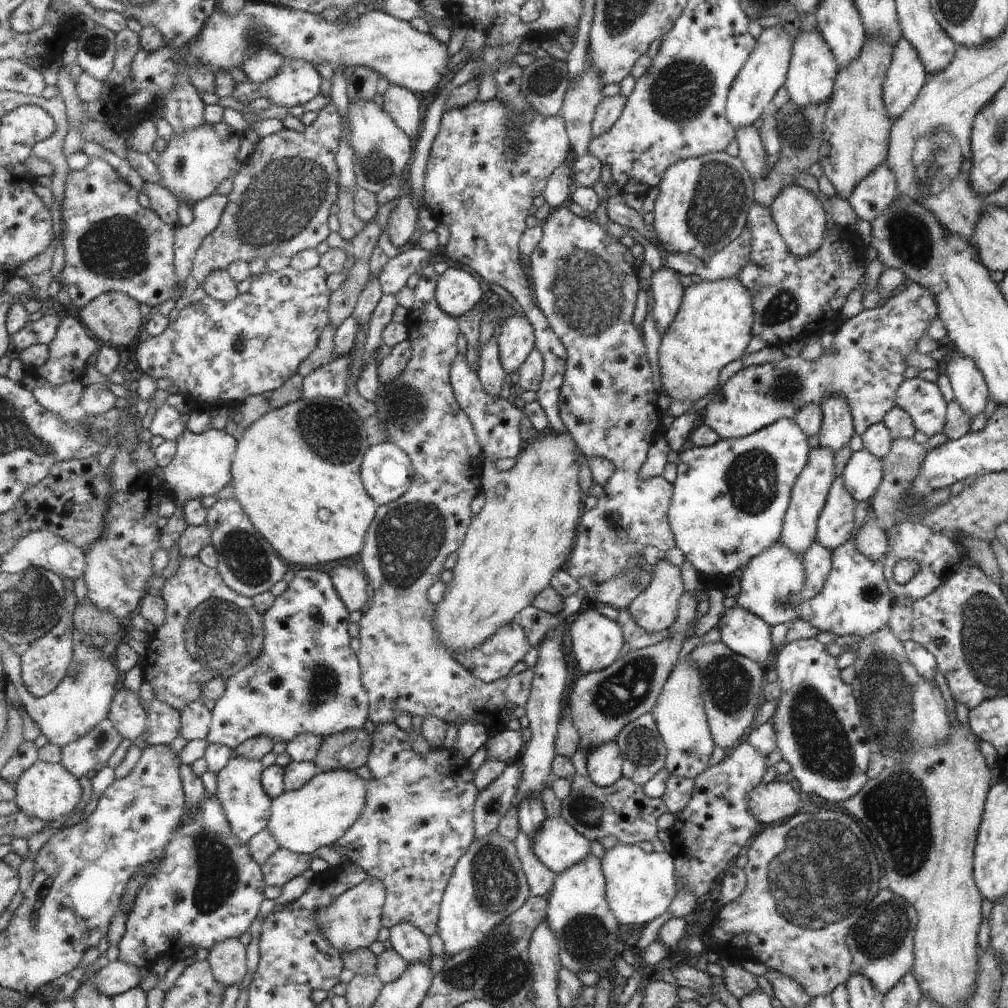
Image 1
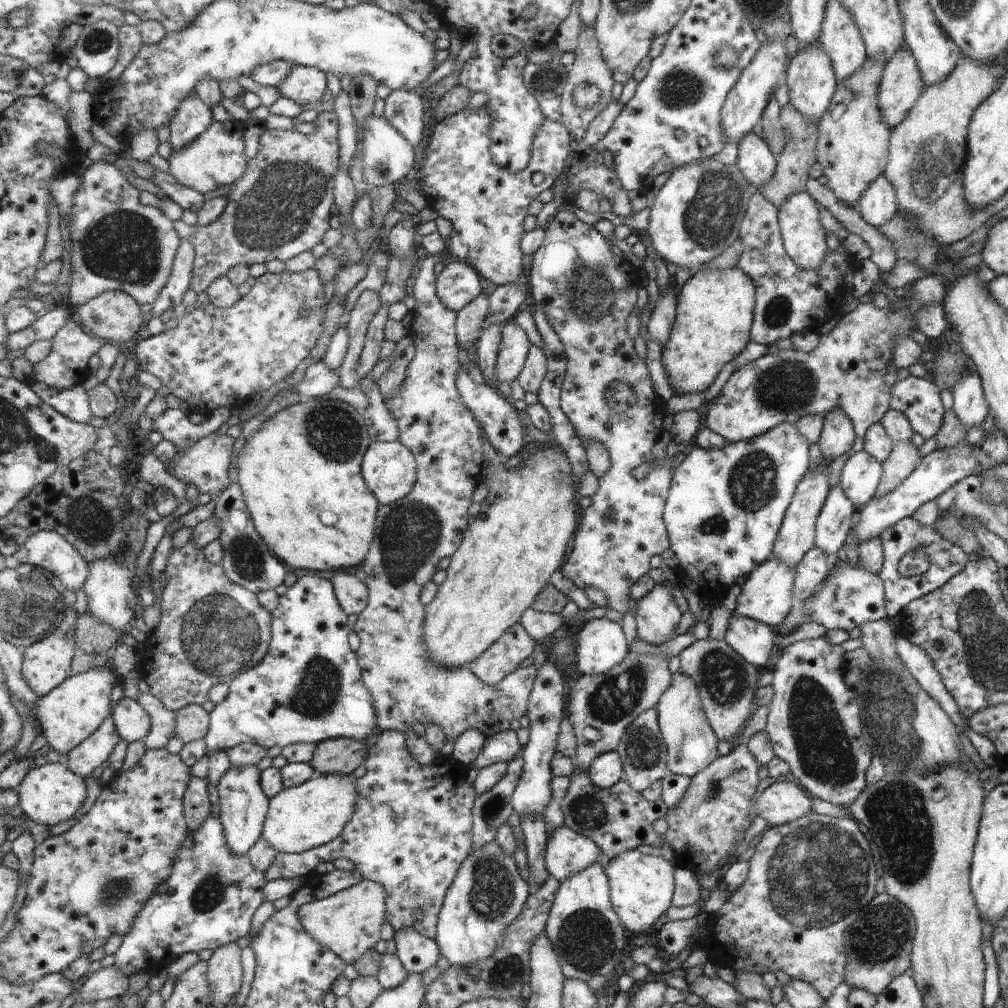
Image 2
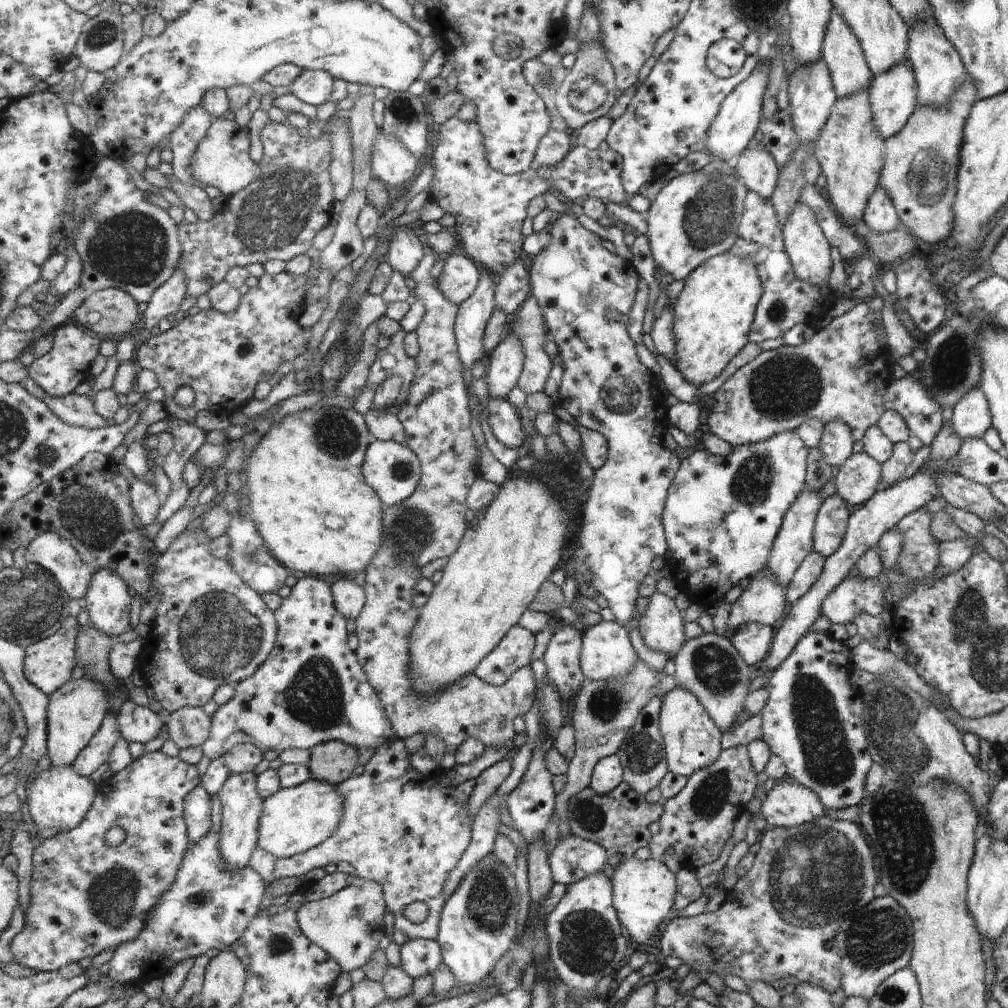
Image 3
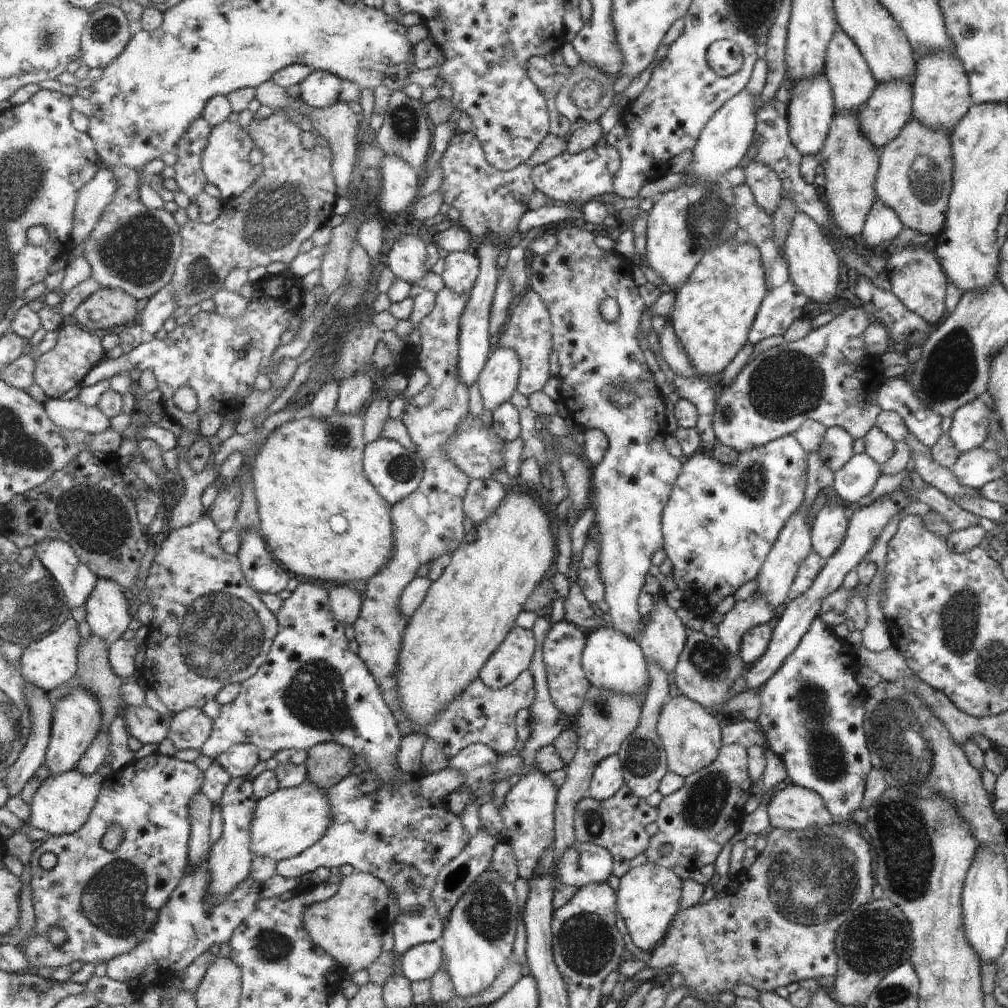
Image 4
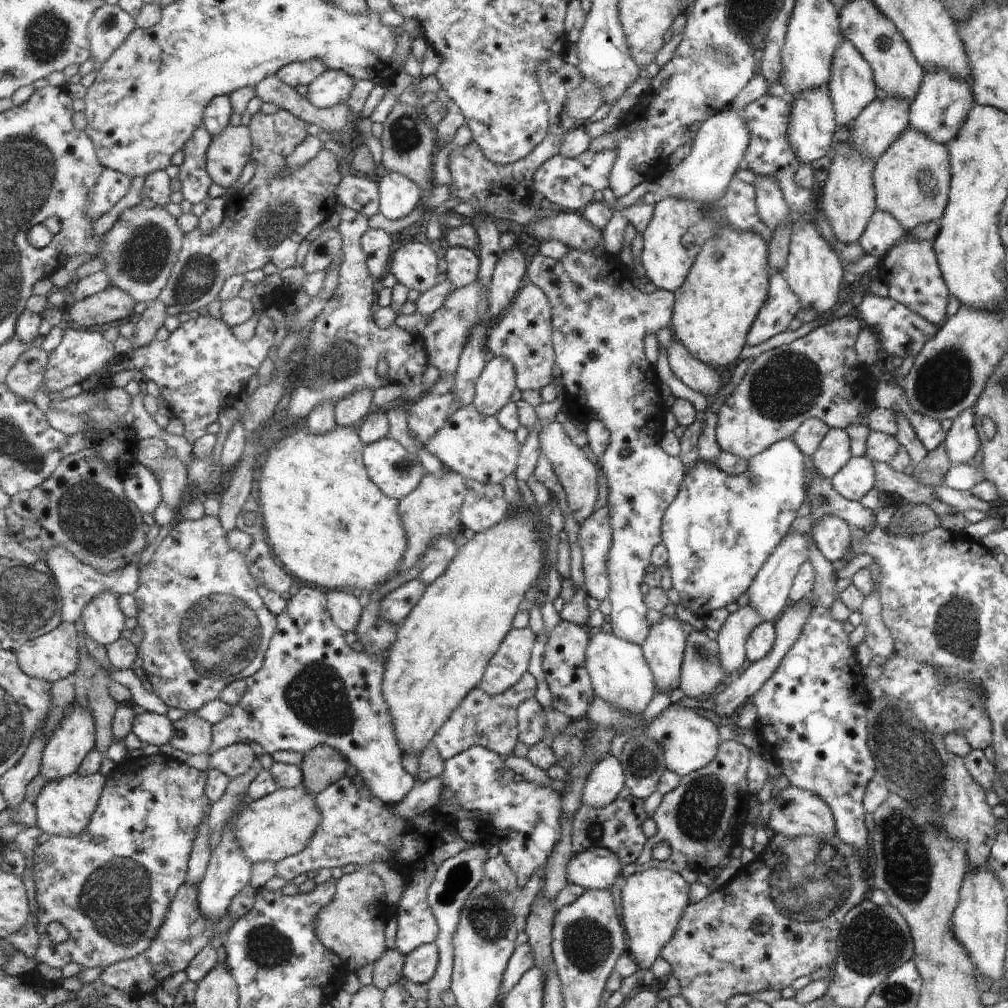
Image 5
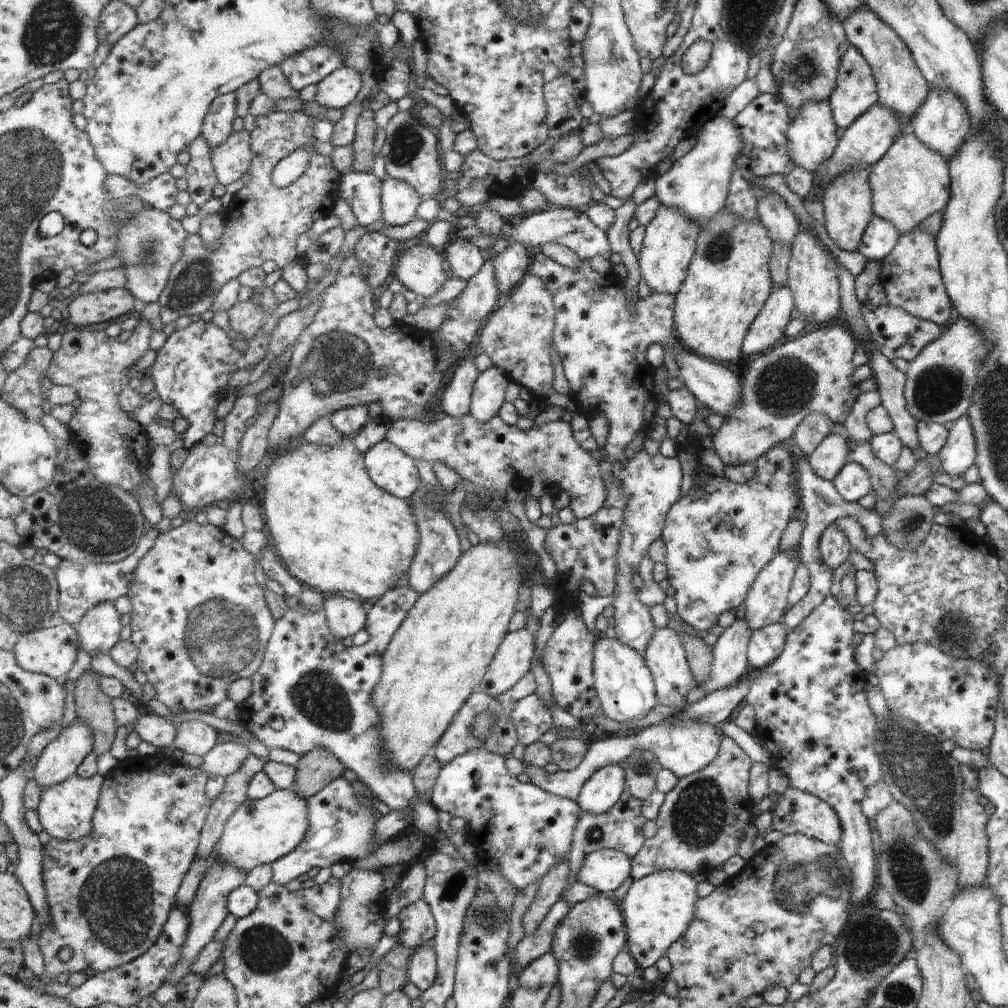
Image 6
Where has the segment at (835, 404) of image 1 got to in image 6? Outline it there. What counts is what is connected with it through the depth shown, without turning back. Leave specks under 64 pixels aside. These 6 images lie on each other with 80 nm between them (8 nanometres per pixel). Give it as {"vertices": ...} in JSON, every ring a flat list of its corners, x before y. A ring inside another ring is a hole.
{"vertices":[[829,433,806,455,811,470,822,479,830,481,846,463,847,440,836,433]]}

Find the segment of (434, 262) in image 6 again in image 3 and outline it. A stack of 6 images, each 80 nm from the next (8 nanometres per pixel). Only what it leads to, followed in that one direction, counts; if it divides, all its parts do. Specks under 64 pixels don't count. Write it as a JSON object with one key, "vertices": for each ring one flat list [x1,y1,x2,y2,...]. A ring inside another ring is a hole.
{"vertices":[[412,226,397,228,389,243,386,259,394,269,411,275,424,259,425,250]]}

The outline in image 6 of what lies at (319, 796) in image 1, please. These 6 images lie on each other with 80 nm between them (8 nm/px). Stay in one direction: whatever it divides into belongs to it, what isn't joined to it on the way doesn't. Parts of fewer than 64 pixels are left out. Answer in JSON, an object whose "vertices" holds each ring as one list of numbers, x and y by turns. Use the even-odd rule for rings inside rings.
{"vertices":[[277,789,269,796,259,799,247,799,237,812,225,825,224,833,217,846,217,857,222,863,229,863,239,867,242,871,252,871,255,867,272,864,276,860,291,854,300,847,308,834,310,827,310,816,308,802,297,791,293,789]]}

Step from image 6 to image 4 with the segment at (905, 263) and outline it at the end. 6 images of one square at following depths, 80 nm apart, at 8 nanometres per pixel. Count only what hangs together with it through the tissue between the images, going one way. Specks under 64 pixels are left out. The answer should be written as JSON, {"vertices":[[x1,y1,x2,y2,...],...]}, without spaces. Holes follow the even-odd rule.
{"vertices":[[907,247,895,250,886,258,885,271,890,282,890,293,931,327,938,325,946,316,943,307,947,278,935,258,921,247]]}

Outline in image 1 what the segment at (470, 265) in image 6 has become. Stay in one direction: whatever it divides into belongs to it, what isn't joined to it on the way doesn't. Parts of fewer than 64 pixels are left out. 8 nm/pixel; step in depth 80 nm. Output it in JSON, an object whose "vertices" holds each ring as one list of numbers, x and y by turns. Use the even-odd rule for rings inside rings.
{"vertices":[[449,268,438,280,436,297,440,307,452,317,459,318,477,308,483,298,480,277,472,270]]}

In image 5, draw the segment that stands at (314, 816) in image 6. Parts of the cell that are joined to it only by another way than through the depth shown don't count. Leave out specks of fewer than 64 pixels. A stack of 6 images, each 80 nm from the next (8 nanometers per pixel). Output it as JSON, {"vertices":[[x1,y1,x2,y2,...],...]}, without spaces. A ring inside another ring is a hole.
{"vertices":[[343,777,322,793,318,793,316,799,323,820,317,829,315,838,303,852,276,862,277,876,289,882,301,874,315,874,319,868,335,868,335,866,355,864,355,866,365,869,365,866,375,864,375,862,387,864,405,881,403,893,394,914,398,924,395,948,407,956,425,943,436,943,440,935,440,928,427,898,429,887,435,880,436,872,441,868,443,862,461,854,469,845,460,835,455,817,451,818,447,814,441,814,437,808,433,808,417,814,412,821,408,821,396,811,397,805,387,804,367,787,364,781,363,786,357,788,349,777]]}

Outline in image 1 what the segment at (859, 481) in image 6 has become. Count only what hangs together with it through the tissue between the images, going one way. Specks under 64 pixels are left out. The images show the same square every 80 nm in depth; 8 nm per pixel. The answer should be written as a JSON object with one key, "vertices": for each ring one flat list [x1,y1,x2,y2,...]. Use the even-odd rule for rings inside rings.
{"vertices":[[861,449,851,453,842,471,843,486,856,500,869,502,883,478,882,459]]}

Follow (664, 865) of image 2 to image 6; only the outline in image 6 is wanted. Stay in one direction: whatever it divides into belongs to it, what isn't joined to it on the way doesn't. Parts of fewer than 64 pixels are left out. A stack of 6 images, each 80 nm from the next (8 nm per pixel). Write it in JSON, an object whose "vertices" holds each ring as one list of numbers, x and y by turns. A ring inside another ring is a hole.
{"vertices":[[664,870,633,880,628,895,620,907,628,928,627,949,635,957,641,968,655,966,667,951,685,936,689,923,695,916,698,884,683,871]]}

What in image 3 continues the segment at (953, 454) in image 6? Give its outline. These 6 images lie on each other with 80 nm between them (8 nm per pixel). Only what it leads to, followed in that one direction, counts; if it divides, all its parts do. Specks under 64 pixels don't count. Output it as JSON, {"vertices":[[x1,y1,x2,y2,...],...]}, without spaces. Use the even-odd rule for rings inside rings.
{"vertices":[[978,386,970,388,952,406,950,425,962,441,981,437,990,424,989,407]]}

